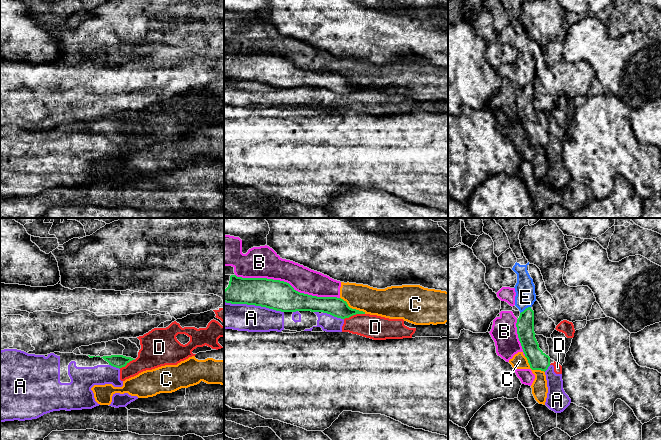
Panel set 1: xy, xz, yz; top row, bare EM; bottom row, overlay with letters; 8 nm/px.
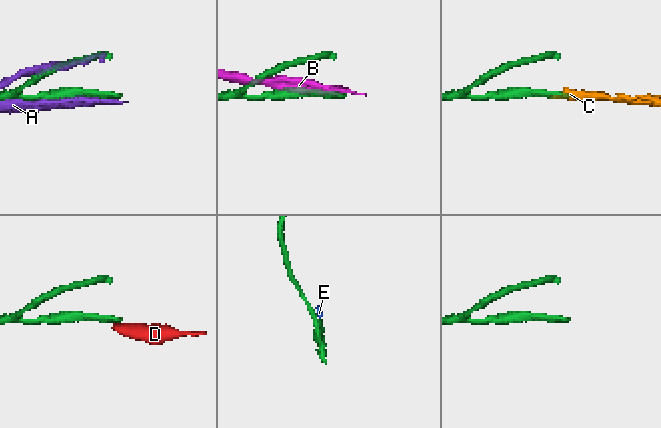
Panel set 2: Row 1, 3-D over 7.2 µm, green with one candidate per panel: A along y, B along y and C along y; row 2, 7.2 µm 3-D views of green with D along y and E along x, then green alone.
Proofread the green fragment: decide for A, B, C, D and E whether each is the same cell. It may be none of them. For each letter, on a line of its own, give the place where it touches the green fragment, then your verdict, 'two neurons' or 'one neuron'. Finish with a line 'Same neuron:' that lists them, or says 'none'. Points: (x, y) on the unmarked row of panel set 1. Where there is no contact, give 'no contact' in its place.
A: xz (254, 80) | two neurons
B: xz (286, 58) | two neurons
C: xz (351, 84) | two neurons
D: xz (354, 90) | two neurons
E: yz (526, 84) | two neurons
Same neuron: none

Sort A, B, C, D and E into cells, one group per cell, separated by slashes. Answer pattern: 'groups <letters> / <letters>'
groups A D / B C / E

